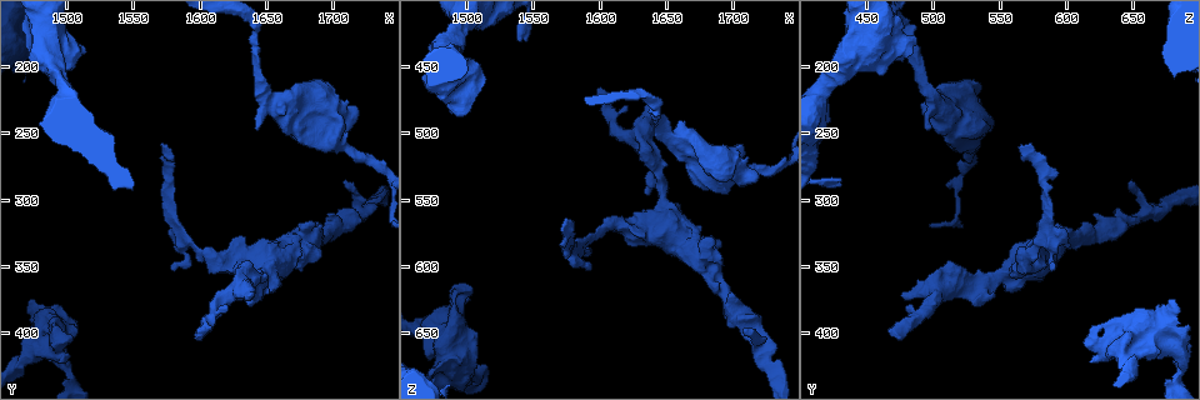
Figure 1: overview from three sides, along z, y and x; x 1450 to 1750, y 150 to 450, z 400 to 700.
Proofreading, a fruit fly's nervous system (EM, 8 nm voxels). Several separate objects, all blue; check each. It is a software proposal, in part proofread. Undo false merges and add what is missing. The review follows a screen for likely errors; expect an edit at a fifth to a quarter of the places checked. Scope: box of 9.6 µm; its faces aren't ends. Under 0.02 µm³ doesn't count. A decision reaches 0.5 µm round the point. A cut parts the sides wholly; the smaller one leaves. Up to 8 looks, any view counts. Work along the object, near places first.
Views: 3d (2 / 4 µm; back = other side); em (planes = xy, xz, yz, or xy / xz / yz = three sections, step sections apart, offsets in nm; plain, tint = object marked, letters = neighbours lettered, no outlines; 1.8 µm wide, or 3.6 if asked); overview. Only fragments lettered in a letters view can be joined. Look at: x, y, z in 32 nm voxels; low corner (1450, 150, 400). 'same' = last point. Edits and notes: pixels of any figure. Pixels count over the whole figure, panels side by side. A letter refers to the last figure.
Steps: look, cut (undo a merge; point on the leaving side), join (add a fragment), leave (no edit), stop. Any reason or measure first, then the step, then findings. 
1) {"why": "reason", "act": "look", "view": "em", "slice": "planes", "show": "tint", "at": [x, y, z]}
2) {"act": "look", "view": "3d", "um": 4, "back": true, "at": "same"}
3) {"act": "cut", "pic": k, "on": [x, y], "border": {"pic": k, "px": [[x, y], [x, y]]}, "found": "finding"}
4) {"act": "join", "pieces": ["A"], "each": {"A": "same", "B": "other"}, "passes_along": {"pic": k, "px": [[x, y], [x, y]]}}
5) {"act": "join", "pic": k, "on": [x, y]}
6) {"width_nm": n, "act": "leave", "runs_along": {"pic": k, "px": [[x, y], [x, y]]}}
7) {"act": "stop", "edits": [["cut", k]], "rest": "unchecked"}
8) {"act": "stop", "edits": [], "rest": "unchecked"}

{"why": "free end", "act": "look", "view": "em", "um": 3.6, "slice": "xz", "step": 16, "show": "letters", "at": [1638, 380, 532]}

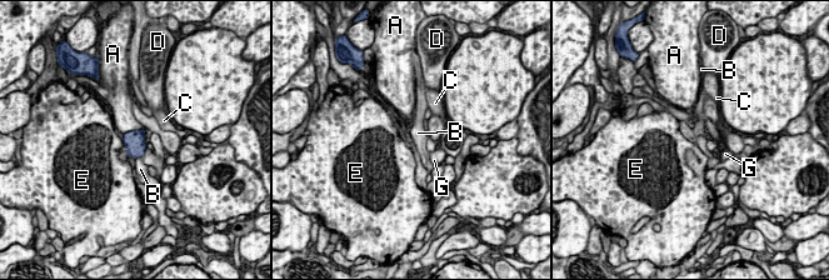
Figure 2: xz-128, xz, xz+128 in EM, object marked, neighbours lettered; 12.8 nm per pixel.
{"act": "leave", "each": {"A": "other", "B": "other", "C": "other", "D": "other", "E": "other", "G": "other"}, "border": {"pic": 2, "px": [[141, 155], [135, 159]]}, "found": "no lettered fragment goes on from it"}

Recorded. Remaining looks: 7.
{"why": "sudden change in width", "act": "look", "view": "em", "um": 3.6, "slice": "planes", "show": "letters", "at": [1490, 404, 678]}

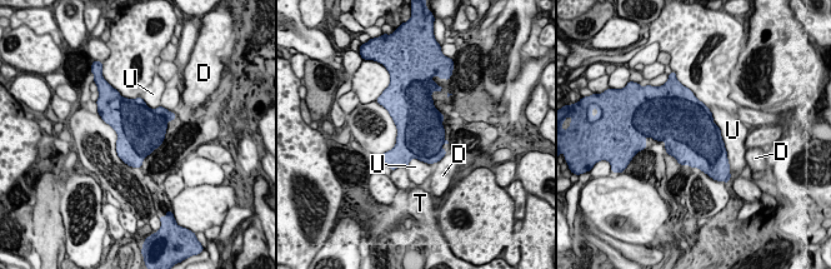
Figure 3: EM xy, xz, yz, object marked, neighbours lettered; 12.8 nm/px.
{"longest_contact_nm": ["U", 600], "act": "leave", "each": {"D": "other", "T": "other", "U": "other"}, "border": {"pic": 3, "px": [[712, 121], [720, 130], [729, 163]]}, "found": "one cell here"}

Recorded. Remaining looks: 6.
{"why": "thin end", "act": "look", "view": "em", "slice": "planes", "show": "tint", "at": [1574, 258, 574]}

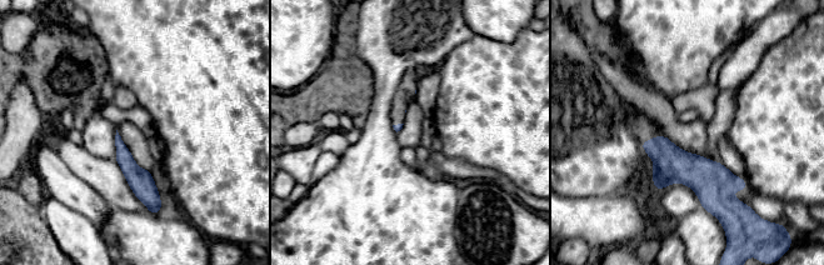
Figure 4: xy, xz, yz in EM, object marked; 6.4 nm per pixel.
{"act": "look", "view": "em", "slice": "planes", "show": "letters", "at": "same"}

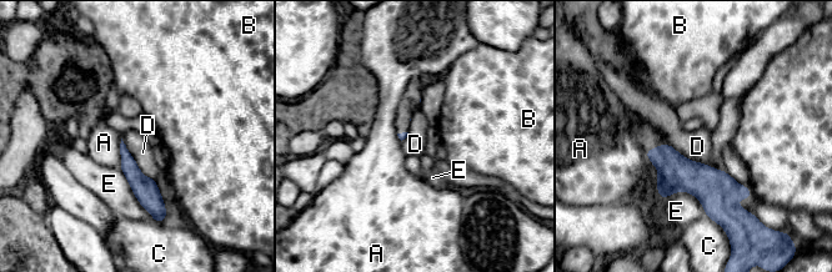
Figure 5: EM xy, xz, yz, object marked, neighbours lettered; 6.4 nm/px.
{"act": "leave", "each": {"A": "other", "B": "other", "C": "other", "D": "other", "E": "other"}, "found": "no lettered fragment goes on from it"}

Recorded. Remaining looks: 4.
{"why": "free end", "act": "look", "view": "3d", "um": 4, "at": [1496, 422, 618]}

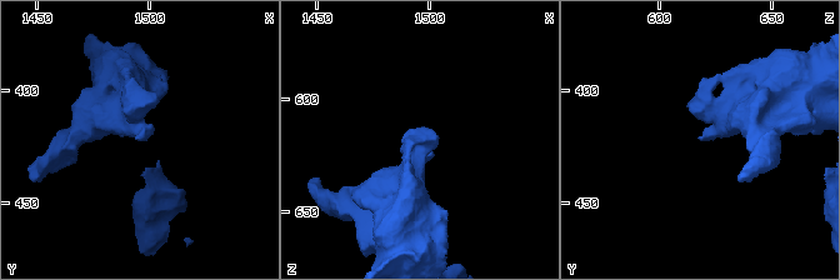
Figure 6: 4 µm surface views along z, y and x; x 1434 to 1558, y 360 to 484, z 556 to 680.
{"why": "shape alone is not enough", "act": "look", "view": "em", "slice": "planes", "show": "letters", "at": [1494, 421, 619]}

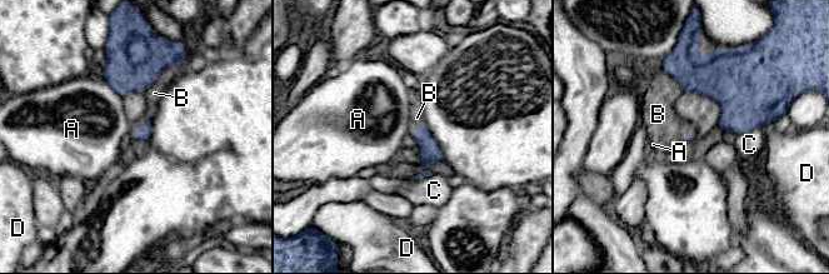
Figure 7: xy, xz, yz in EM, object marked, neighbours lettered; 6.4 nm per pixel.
{"longest_contact_nm": ["B", 280], "act": "join", "pieces": ["B"], "each": {"A": "other", "B": "same", "C": "other", "D": "other"}, "found": "the cell continues"}

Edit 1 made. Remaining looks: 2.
{"act": "stop", "edits": [["join", 7]], "rest": "unchecked"}

